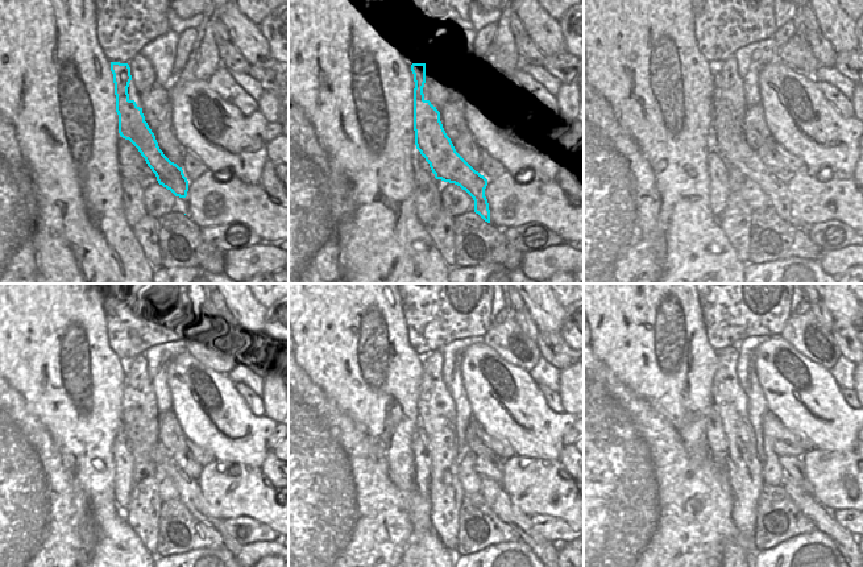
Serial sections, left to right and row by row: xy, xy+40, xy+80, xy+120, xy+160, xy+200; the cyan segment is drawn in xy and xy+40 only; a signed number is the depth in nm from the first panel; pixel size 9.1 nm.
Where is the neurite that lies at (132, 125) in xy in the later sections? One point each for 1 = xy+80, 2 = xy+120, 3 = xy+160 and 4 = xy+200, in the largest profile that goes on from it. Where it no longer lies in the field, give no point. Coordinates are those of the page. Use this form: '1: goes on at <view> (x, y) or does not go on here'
1: goes on at xy+80 (743, 162)
2: goes on at xy+120 (189, 489)
3: goes on at xy+160 (497, 500)
4: goes on at xy+200 (824, 518)

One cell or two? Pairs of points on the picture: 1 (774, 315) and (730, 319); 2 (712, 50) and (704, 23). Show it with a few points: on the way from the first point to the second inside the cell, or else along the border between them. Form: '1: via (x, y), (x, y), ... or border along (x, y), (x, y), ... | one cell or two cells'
1: via (763, 315), (741, 315) | one cell
2: via (712, 44), (710, 29) | one cell

